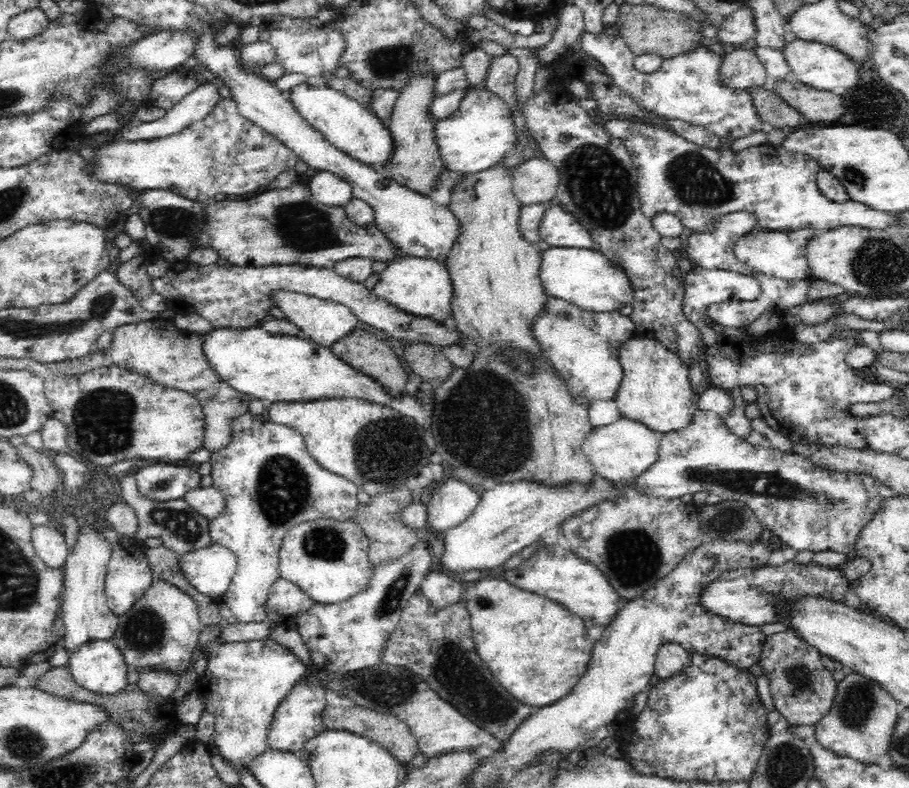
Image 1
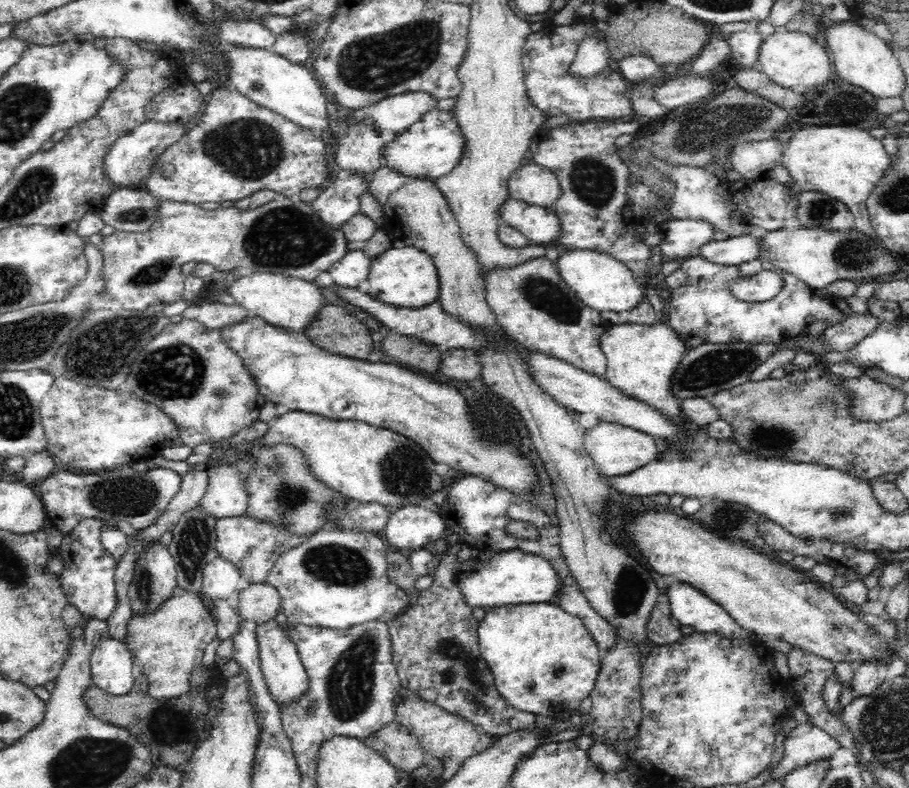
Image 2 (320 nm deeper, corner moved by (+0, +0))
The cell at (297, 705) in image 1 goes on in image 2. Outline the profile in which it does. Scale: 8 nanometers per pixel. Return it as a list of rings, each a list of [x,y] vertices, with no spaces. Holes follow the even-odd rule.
[[[270,620],[270,622],[257,625],[256,633],[258,633],[261,672],[265,685],[268,687],[274,704],[279,709],[288,708],[310,690],[308,670],[304,667],[295,643],[287,635],[286,628]]]

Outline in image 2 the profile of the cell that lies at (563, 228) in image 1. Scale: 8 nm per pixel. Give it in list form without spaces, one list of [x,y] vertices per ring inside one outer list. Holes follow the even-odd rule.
[[[508,199],[500,209],[502,222],[516,227],[532,244],[552,246],[560,239],[562,220],[552,208]]]

